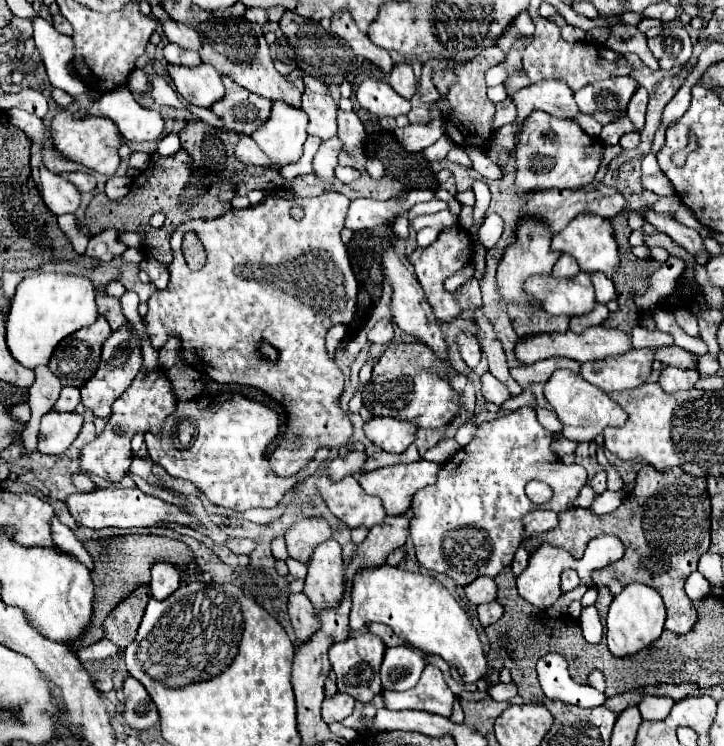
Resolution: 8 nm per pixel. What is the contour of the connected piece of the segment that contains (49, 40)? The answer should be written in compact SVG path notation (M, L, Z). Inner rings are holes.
M41 18L33 20L33 28L35 28L33 38L35 38L37 50L43 56L45 70L47 70L47 76L49 76L53 88L61 88L61 90L69 92L75 98L75 102L73 102L75 106L79 106L81 110L89 110L93 100L87 98L85 84L79 84L79 80L73 78L67 70L67 64L73 58L73 40L65 34L59 34L53 28L53 24L49 24Z

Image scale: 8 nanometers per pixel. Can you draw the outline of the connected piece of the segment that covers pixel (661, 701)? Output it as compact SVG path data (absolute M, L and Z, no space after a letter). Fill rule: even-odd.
M645 696L639 704L643 720L663 720L669 716L675 700L667 696Z

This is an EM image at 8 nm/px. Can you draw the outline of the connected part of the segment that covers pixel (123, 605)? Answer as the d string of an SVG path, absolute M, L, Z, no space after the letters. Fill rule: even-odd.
M143 584L137 590L133 590L123 602L119 602L115 610L105 618L103 622L105 638L117 644L119 650L127 648L127 644L135 640L135 634L149 598L151 598L151 588Z

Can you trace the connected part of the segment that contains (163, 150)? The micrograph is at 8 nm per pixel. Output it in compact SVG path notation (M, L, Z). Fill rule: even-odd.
M167 134L165 138L159 140L159 148L157 152L163 154L163 156L171 156L179 150L179 136L177 134Z

